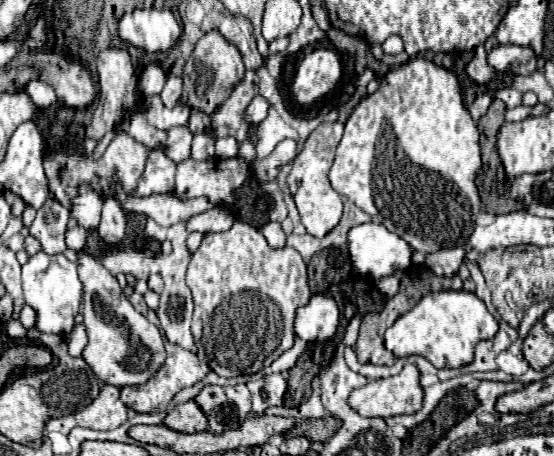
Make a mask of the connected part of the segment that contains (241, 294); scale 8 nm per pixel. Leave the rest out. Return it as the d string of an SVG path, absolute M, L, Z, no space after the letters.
M236 220L234 226L226 232L206 234L200 248L192 254L186 284L190 286L192 294L196 294L194 302L198 302L198 290L216 290L222 298L218 298L218 306L212 316L212 332L204 344L206 358L210 368L224 378L230 376L244 376L256 374L262 370L262 362L278 348L282 338L282 310L284 308L298 308L308 304L310 288L306 278L306 264L302 256L294 248L280 248L274 250L268 246L266 238L250 224Z

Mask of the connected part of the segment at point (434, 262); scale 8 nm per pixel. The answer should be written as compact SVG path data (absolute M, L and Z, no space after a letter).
M450 248L450 250L440 250L434 254L426 256L426 266L436 274L436 276L454 276L462 264L464 258L464 248Z

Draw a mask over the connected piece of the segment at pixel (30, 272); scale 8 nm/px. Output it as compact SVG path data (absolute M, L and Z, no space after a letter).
M38 252L22 266L24 282L24 300L36 310L36 328L40 332L50 332L58 336L68 336L74 328L74 318L80 312L82 302L82 282L78 276L78 266L66 260L64 254L48 256Z

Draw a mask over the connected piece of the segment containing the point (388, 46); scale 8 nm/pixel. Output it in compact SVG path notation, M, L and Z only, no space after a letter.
M390 36L384 40L382 48L384 48L384 54L398 54L404 50L404 44L402 44L400 36Z

